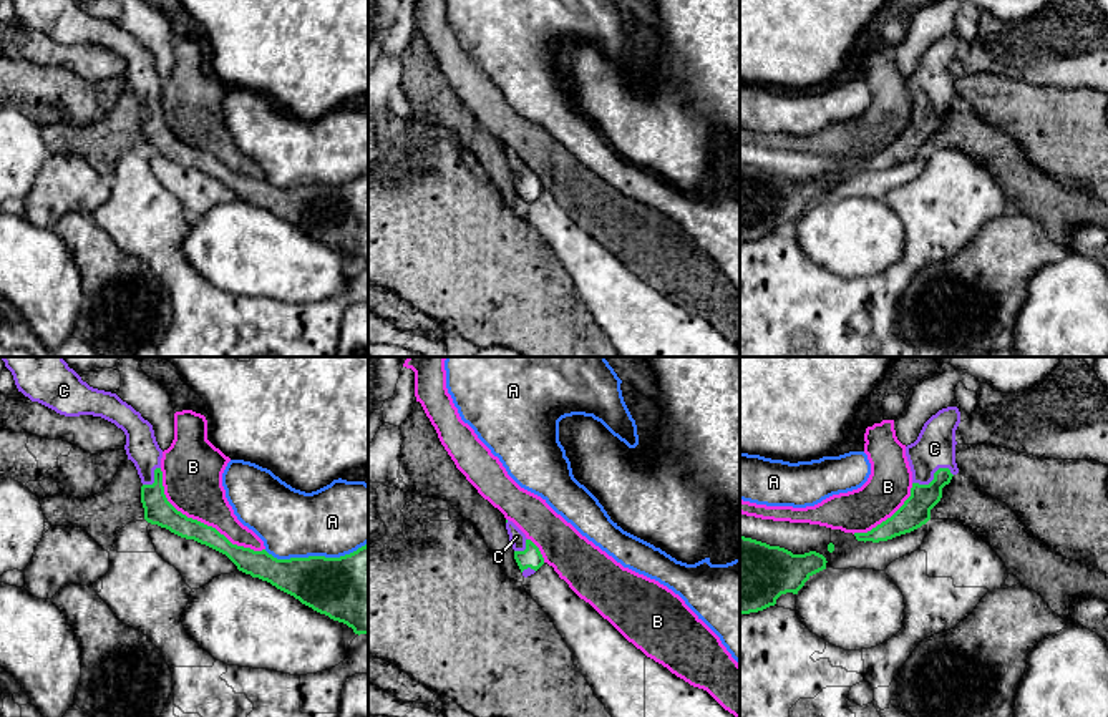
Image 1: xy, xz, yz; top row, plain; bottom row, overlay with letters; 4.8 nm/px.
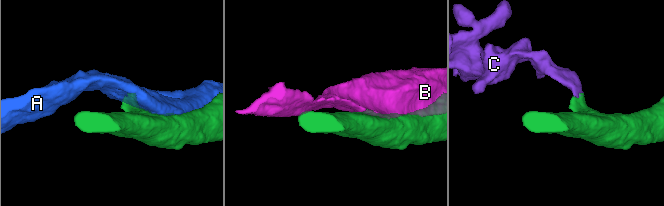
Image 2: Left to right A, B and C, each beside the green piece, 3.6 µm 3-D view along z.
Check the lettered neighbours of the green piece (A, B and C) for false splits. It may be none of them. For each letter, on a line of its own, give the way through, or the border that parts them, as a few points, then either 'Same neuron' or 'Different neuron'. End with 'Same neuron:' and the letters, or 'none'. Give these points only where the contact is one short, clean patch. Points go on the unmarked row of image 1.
A: Different neuron
B: Different neuron
C: Path across: yz (916, 138), (928, 112), (934, 105), (934, 77). Same neuron
Same neuron: C

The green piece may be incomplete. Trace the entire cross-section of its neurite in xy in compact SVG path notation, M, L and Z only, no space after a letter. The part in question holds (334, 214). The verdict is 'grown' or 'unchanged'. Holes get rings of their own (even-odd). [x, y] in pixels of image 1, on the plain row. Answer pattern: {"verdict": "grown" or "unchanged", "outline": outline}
{"verdict": "grown", "outline": "M12 0L18 20L60 43L101 45L126 63L126 83L141 106L144 148L226 183L239 199L270 211L313 239L368 262L368 171L340 184L277 188L232 173L216 156L177 139L166 126L153 53L116 22L90 15L76 0Z"}

